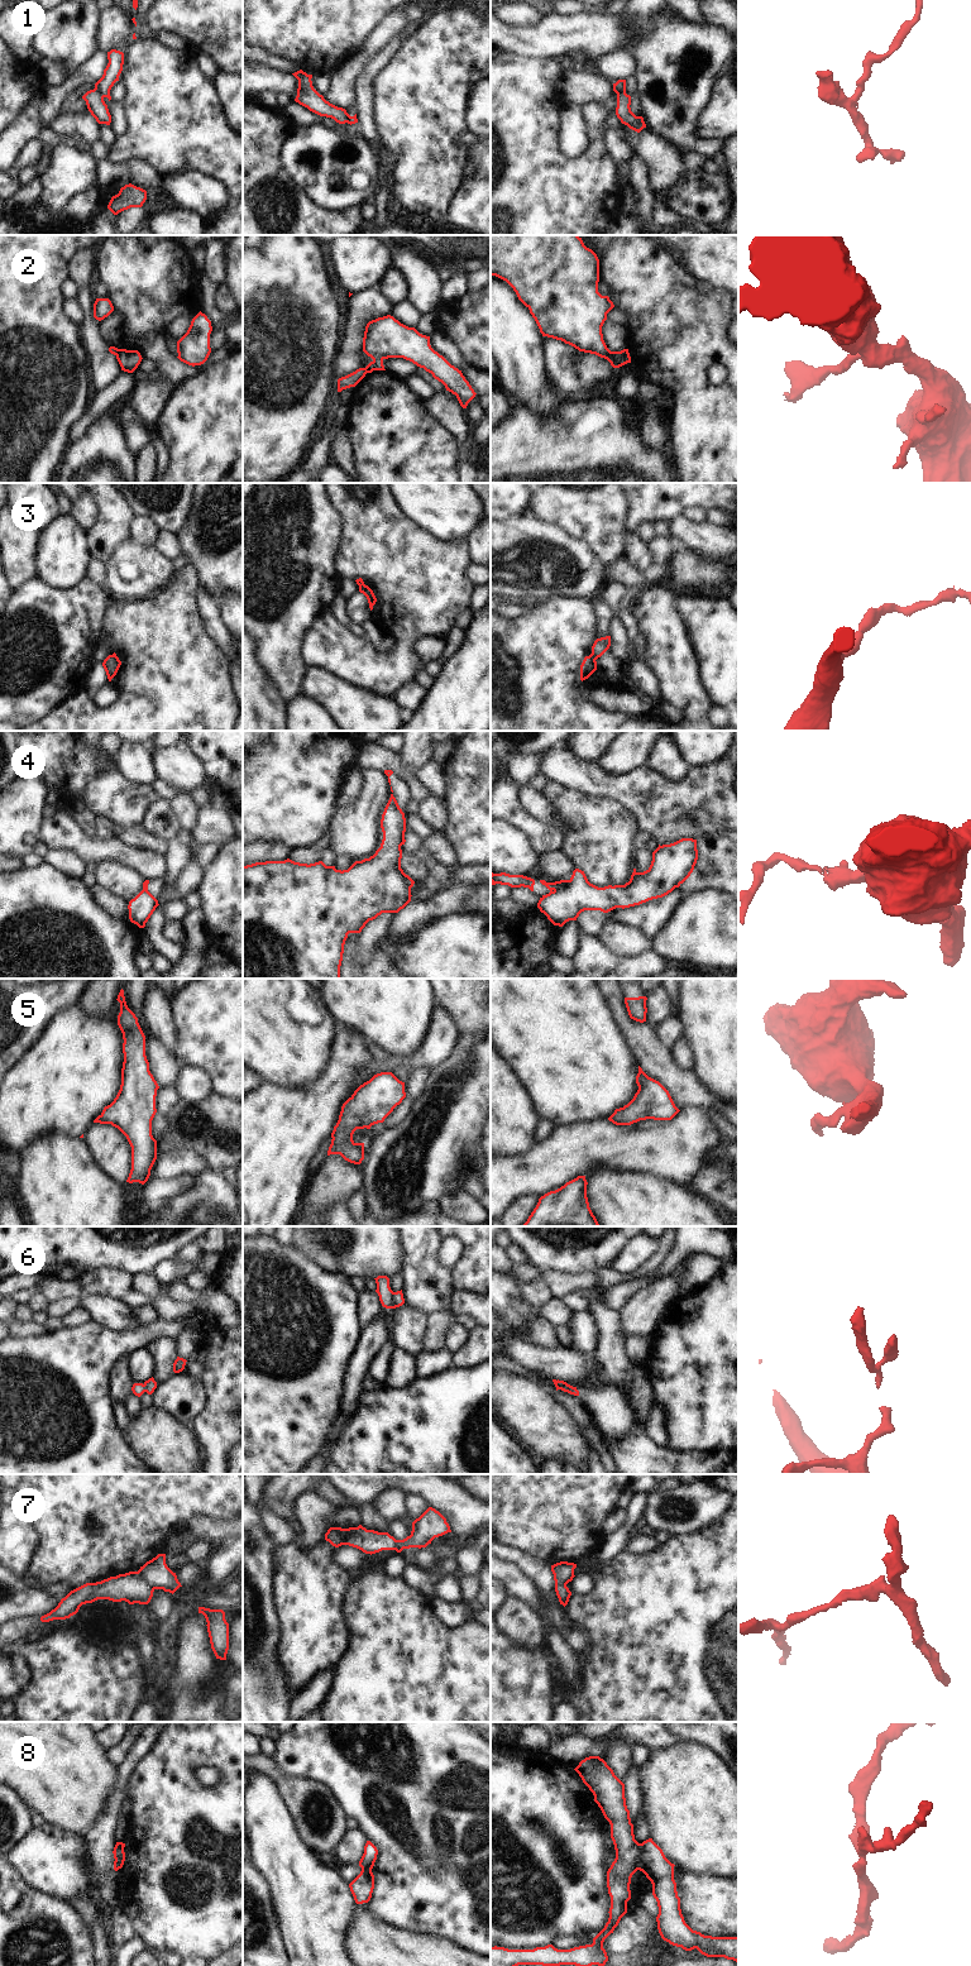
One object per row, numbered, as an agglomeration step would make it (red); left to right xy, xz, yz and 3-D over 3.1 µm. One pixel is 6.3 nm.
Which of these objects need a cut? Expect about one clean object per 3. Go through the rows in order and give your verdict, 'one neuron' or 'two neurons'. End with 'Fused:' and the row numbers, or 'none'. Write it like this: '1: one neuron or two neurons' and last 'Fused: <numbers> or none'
1: two neurons
2: two neurons
3: two neurons
4: two neurons
5: one neuron
6: two neurons
7: two neurons
8: two neurons
Fused: 1, 2, 3, 4, 6, 7, 8

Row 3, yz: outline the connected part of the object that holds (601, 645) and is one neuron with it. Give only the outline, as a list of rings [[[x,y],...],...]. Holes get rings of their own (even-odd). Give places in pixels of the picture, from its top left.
[[[611,636],[597,638],[592,646],[590,656],[595,660],[601,657],[611,646]]]

